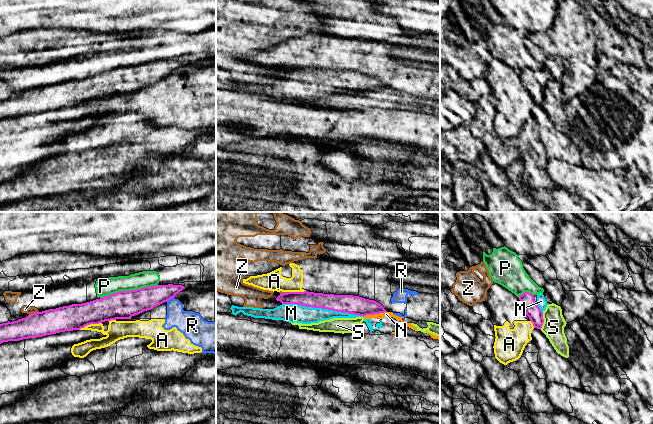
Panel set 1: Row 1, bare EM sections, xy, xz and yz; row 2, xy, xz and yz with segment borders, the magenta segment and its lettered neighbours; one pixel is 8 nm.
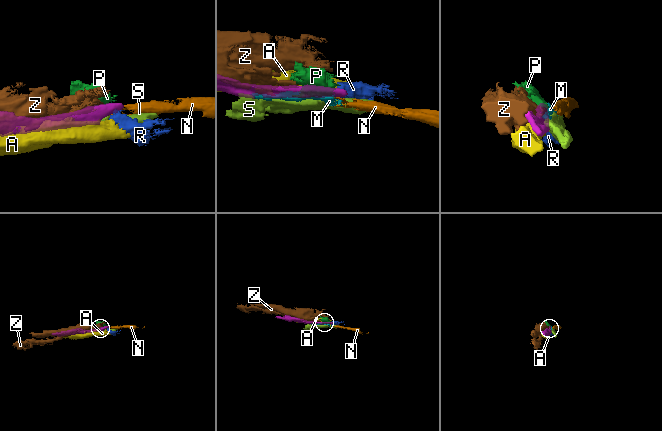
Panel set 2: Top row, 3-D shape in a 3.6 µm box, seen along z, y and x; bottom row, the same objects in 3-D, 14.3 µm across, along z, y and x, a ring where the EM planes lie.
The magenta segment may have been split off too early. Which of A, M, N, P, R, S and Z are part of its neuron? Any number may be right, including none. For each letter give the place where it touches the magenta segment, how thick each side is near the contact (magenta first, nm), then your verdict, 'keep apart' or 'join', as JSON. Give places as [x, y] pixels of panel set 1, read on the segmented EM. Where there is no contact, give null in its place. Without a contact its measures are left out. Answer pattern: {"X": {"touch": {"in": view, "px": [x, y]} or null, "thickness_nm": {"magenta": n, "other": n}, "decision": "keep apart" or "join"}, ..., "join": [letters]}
{"A": {"touch": {"in": "xy", "px": [90, 323]}, "thickness_nm": {"magenta": 200, "other": 150}, "decision": "keep apart"}, "M": {"touch": {"in": "xz", "px": [323, 308]}, "thickness_nm": {"magenta": 150, "other": 140}, "decision": "join"}, "N": {"touch": {"in": "xz", "px": [371, 314]}, "thickness_nm": {"magenta": 150, "other": 50}, "decision": "keep apart"}, "P": {"touch": {"in": "xy", "px": [128, 291]}, "thickness_nm": {"magenta": 220, "other": 140}, "decision": "keep apart"}, "R": {"touch": {"in": "xy", "px": [169, 299]}, "thickness_nm": {"magenta": 190, "other": 200}, "decision": "keep apart"}, "S": {"touch": {"in": "yz", "px": [543, 321]}, "thickness_nm": {"magenta": 120, "other": 180}, "decision": "keep apart"}, "Z": {"touch": {"in": "xy", "px": [33, 313]}, "thickness_nm": {"magenta": 200, "other": 60}, "decision": "keep apart"}, "join": ["M"]}

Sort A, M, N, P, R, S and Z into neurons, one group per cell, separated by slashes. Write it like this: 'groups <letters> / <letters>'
groups A R / M / N S / P Z

